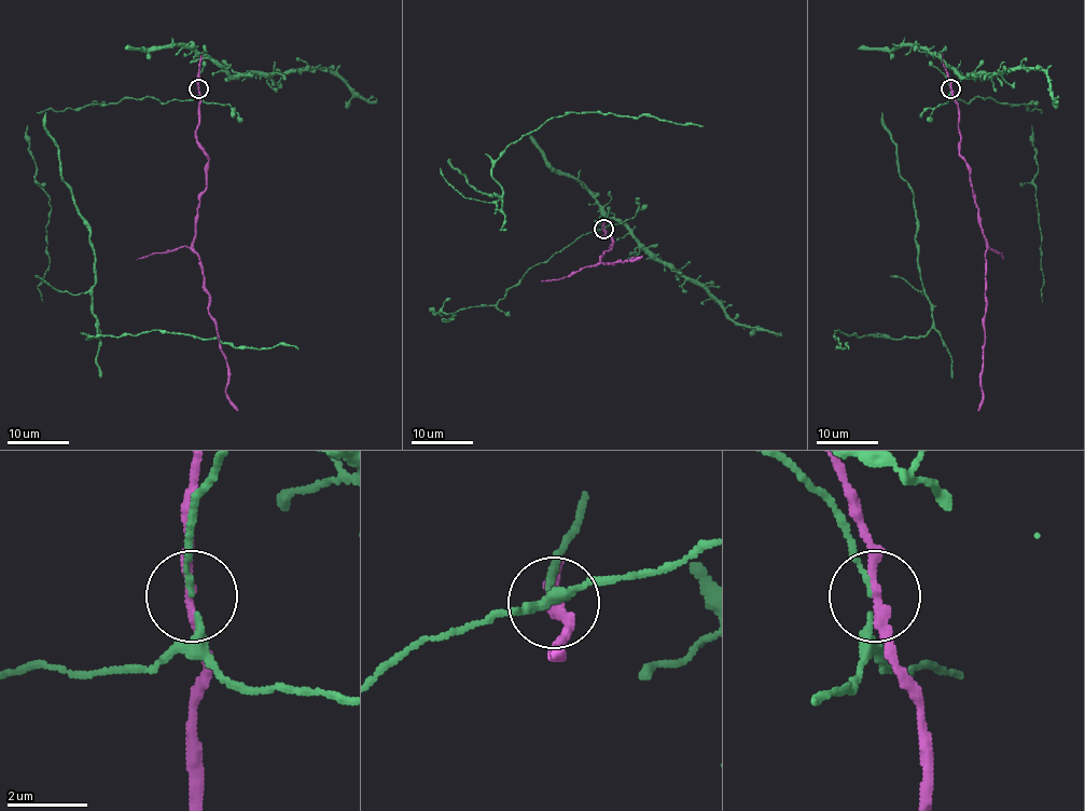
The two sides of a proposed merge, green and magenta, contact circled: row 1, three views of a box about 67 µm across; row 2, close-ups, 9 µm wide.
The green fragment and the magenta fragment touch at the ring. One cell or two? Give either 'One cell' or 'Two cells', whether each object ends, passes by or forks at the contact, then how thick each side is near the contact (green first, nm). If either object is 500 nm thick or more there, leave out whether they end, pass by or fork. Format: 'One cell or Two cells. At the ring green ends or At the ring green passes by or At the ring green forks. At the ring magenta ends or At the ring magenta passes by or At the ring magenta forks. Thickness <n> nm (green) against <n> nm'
Two cells. At the ring green passes by. At the ring magenta passes by. Thickness 120 nm (green) against 200 nm

